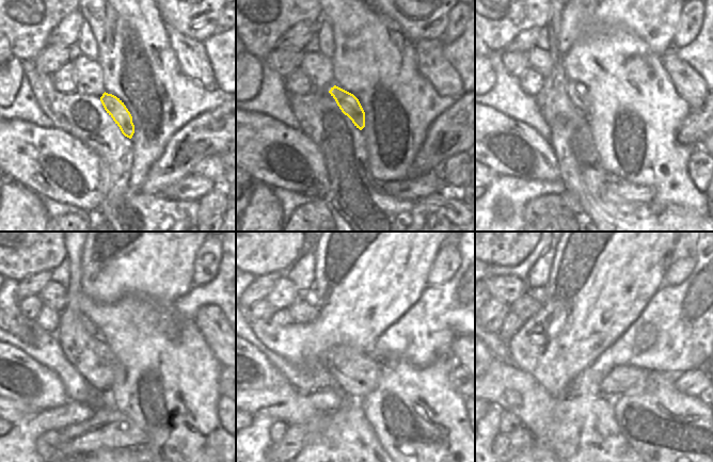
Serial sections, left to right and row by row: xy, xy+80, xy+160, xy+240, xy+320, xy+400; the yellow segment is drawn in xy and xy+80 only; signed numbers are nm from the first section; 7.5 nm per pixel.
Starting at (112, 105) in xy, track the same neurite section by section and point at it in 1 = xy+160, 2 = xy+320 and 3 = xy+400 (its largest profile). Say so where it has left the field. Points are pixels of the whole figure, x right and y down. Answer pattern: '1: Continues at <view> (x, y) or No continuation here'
1: Continues at xy+160 (576, 93)
2: Continues at xy+320 (300, 312)
3: Continues at xy+400 (525, 306)

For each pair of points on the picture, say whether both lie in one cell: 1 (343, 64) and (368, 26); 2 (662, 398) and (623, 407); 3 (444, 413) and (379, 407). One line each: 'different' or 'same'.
1: same
2: same
3: same

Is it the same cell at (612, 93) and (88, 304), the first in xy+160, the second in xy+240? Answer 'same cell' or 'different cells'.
same cell

